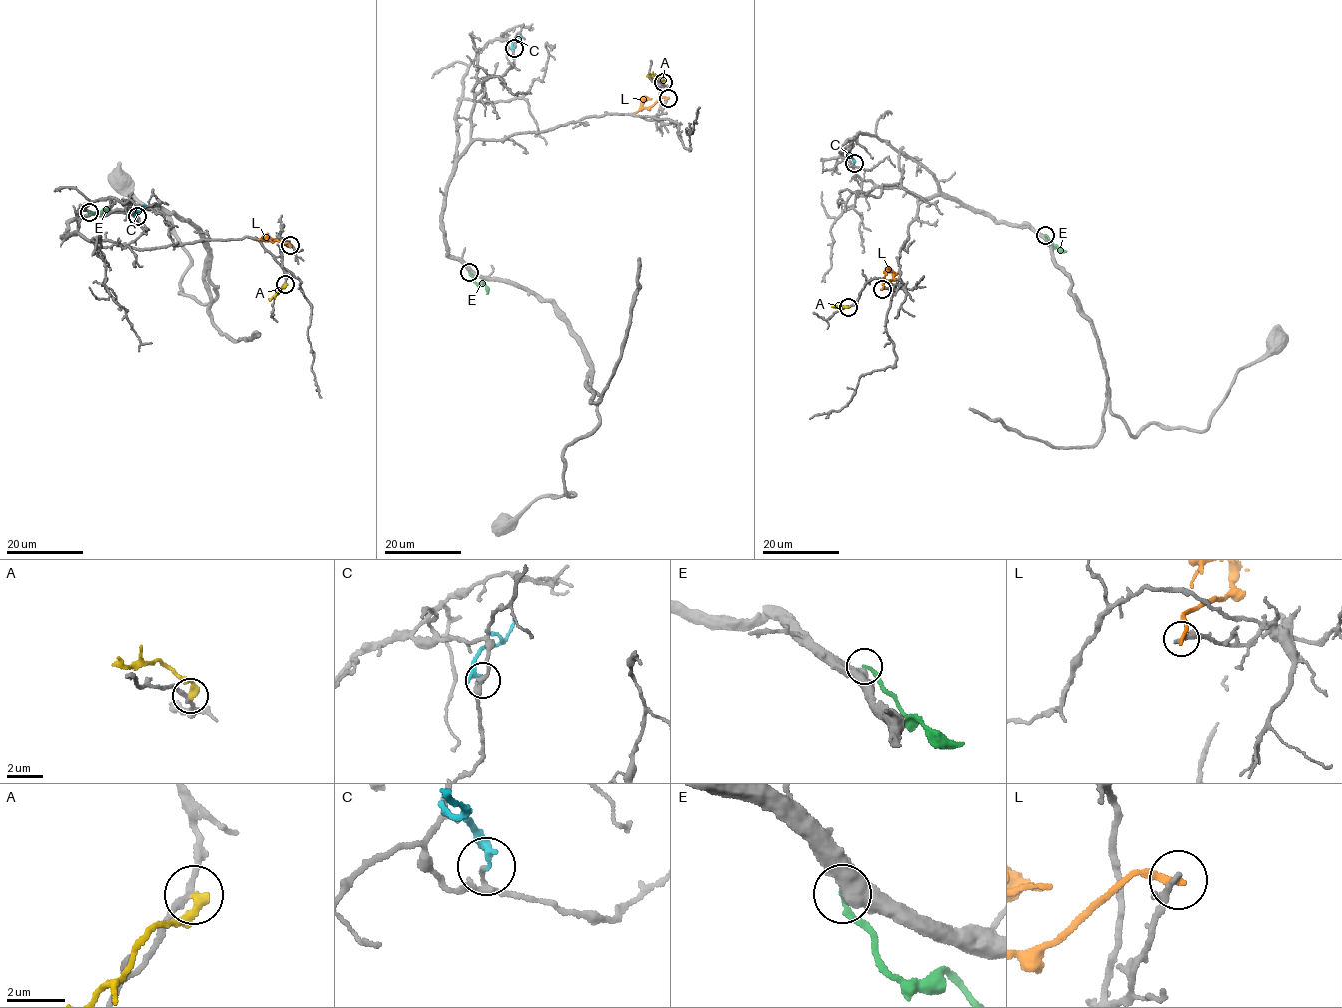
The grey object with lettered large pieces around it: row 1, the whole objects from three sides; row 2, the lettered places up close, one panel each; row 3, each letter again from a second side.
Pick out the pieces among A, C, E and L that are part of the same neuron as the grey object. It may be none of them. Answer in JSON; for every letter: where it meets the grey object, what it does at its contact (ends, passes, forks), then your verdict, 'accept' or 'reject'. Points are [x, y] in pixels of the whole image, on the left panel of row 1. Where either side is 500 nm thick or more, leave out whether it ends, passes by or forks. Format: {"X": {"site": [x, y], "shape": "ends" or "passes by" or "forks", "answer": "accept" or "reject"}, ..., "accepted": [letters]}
{"A": {"site": [285, 284], "shape": "ends", "answer": "reject"}, "C": {"site": [137, 216], "shape": "passes by", "answer": "reject"}, "E": {"site": [89, 212], "shape": "ends", "answer": "reject"}, "L": {"site": [290, 245], "shape": "ends", "answer": "reject"}, "accepted": []}

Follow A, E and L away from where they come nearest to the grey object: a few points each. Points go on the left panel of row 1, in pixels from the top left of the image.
A: (285, 284), (268, 298)
E: (88, 212), (100, 213), (106, 208)
L: (290, 246), (277, 240), (264, 239), (273, 242)

